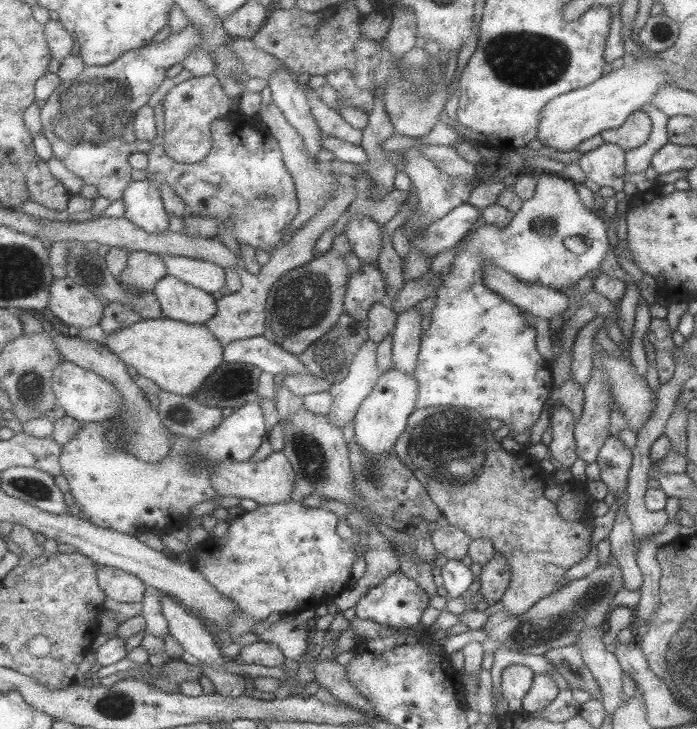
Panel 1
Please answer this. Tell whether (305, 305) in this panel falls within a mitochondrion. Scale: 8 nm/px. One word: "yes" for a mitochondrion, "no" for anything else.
yes

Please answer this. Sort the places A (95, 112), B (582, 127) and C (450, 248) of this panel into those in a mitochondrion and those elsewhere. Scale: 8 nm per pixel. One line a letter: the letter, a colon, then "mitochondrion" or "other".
A: mitochondrion
B: other
C: other

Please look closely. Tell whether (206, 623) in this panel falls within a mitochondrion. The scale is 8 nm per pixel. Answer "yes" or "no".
no

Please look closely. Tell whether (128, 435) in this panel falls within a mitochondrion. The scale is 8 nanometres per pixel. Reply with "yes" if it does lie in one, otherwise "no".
yes

